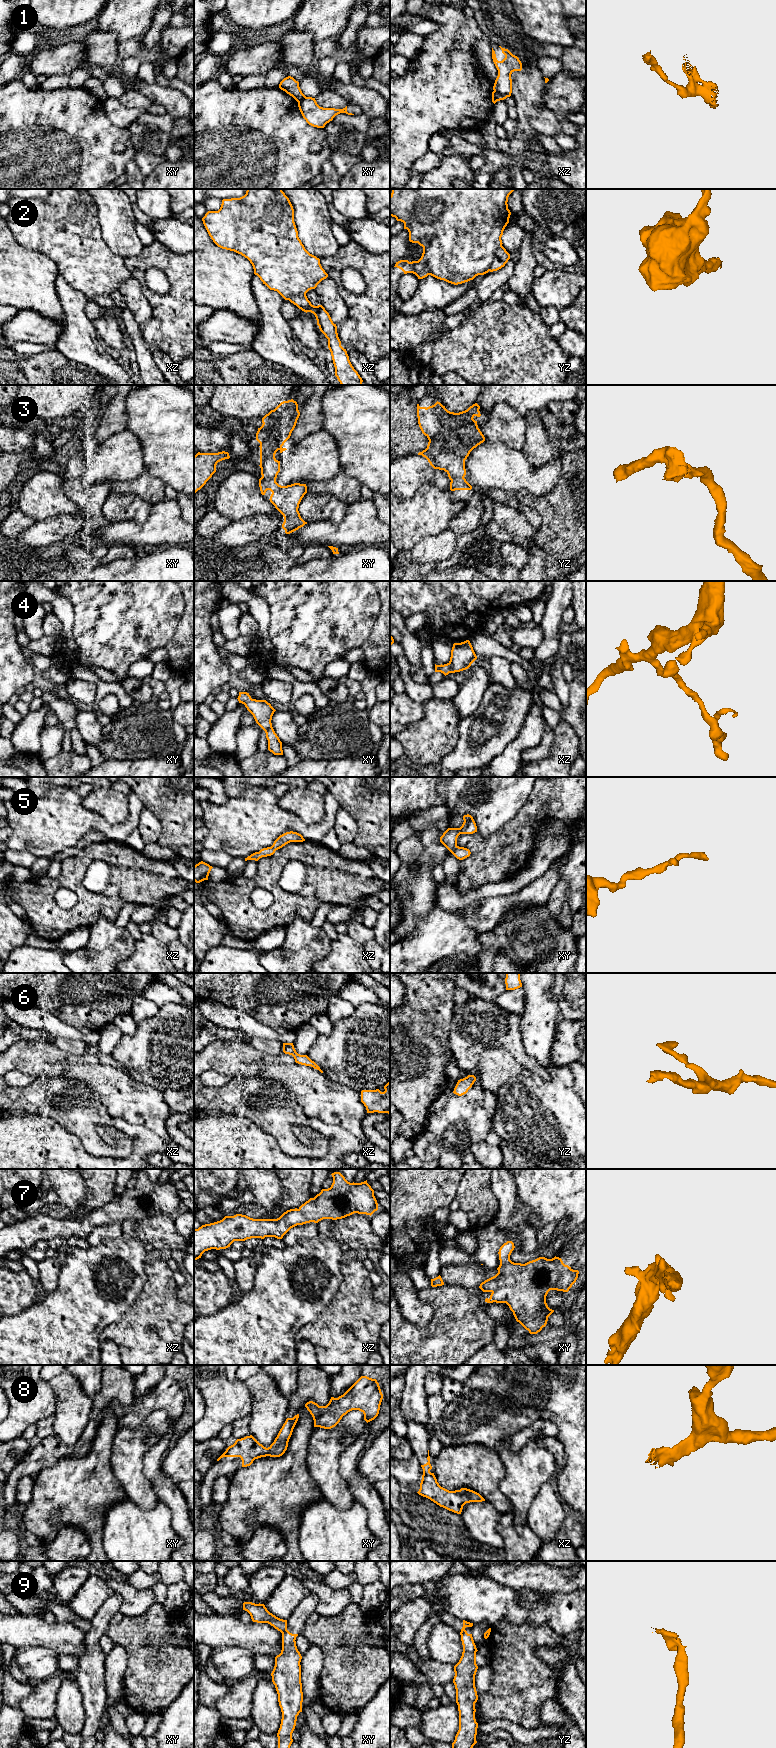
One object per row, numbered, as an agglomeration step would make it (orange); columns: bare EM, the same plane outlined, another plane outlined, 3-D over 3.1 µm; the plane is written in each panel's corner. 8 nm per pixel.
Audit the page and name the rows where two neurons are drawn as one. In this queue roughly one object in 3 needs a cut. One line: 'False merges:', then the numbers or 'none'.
False merges: 1, 2, 9

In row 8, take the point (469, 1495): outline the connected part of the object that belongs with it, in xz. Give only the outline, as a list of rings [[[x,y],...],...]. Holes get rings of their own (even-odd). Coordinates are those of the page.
[[[429,1450],[427,1460],[428,1462],[426,1464],[421,1465],[423,1475],[420,1483],[420,1489],[417,1492],[419,1495],[426,1497],[440,1507],[457,1514],[461,1514],[463,1506],[466,1503],[485,1501],[479,1493],[467,1488],[449,1491],[441,1487],[437,1482],[434,1473],[430,1472],[432,1466],[430,1464]]]

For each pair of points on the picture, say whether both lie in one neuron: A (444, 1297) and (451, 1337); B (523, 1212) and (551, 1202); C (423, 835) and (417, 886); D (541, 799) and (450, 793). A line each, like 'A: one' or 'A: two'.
A: one
B: two
C: one
D: two

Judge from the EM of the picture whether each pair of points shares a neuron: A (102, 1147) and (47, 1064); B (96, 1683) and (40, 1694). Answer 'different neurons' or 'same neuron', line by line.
A: different neurons
B: different neurons

